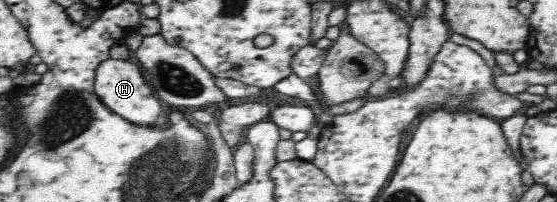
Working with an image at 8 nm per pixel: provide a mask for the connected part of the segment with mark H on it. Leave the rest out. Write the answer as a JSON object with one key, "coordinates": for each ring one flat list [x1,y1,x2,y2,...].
{"coordinates":[[103,59,95,71,94,91,106,106,136,124,153,124,162,115,161,99,146,82,135,59]]}

